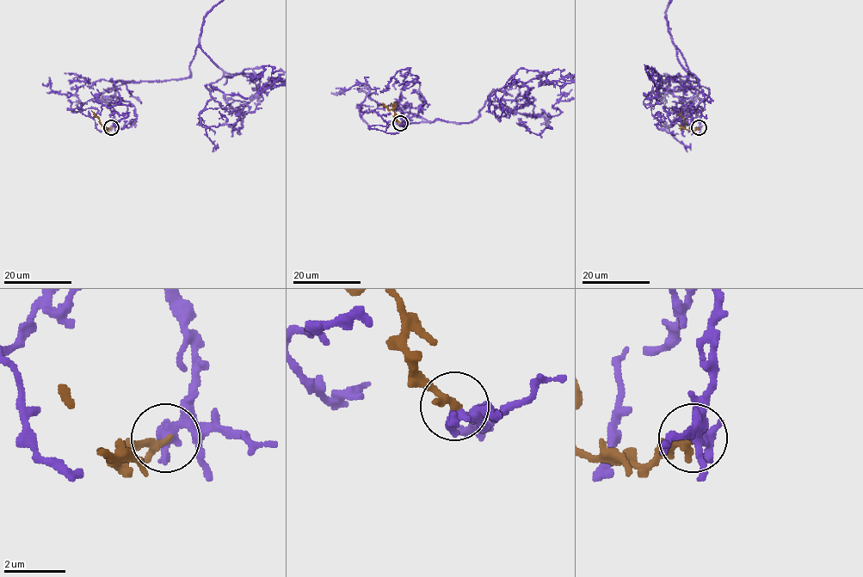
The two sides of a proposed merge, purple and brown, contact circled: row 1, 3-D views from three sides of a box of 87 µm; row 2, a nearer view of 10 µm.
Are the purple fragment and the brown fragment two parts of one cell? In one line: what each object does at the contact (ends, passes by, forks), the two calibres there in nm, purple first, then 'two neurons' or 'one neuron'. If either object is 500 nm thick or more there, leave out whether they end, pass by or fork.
purple passes by; brown ends there; 320 nm thick on the purple side, 280 nm on the other; one neuron

